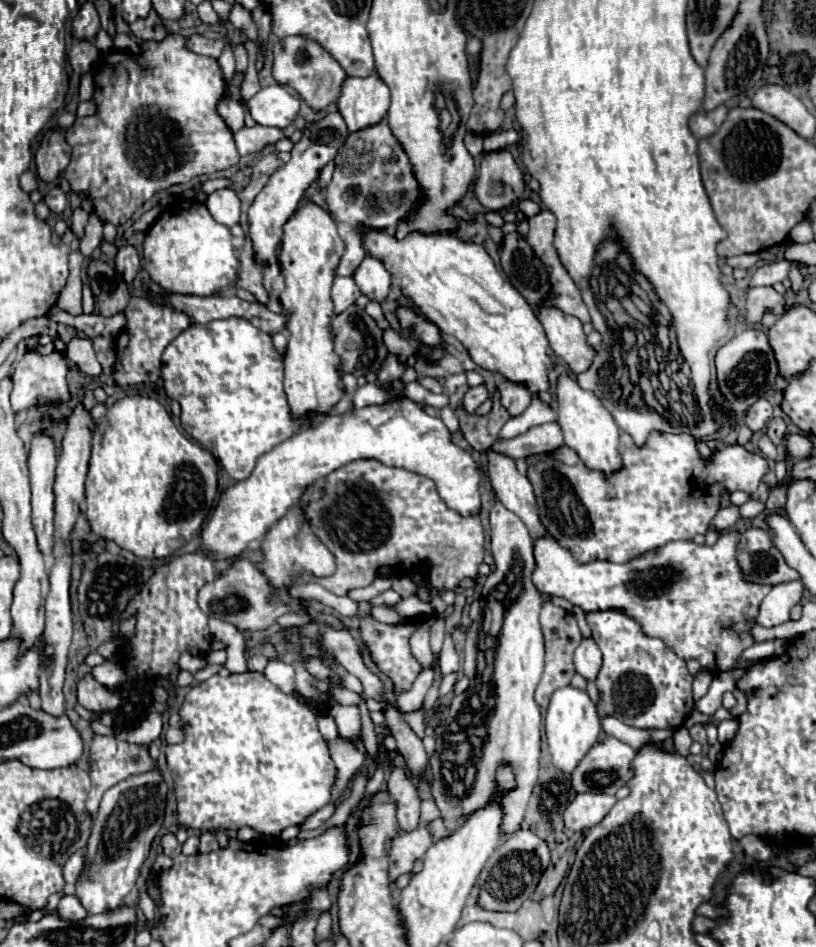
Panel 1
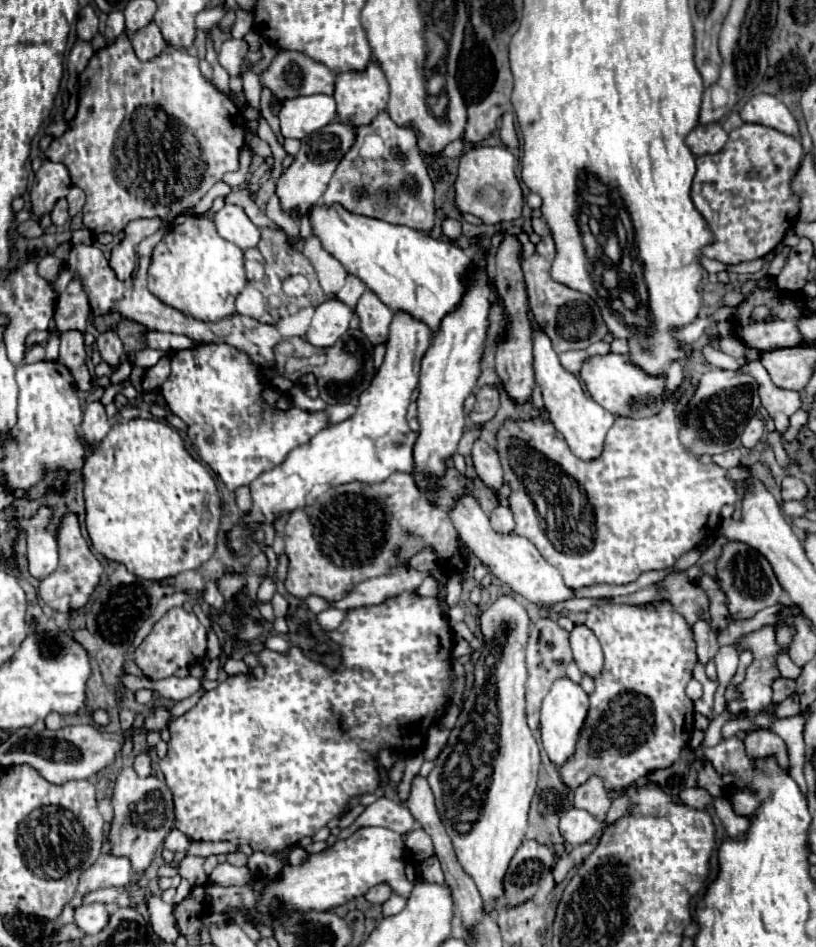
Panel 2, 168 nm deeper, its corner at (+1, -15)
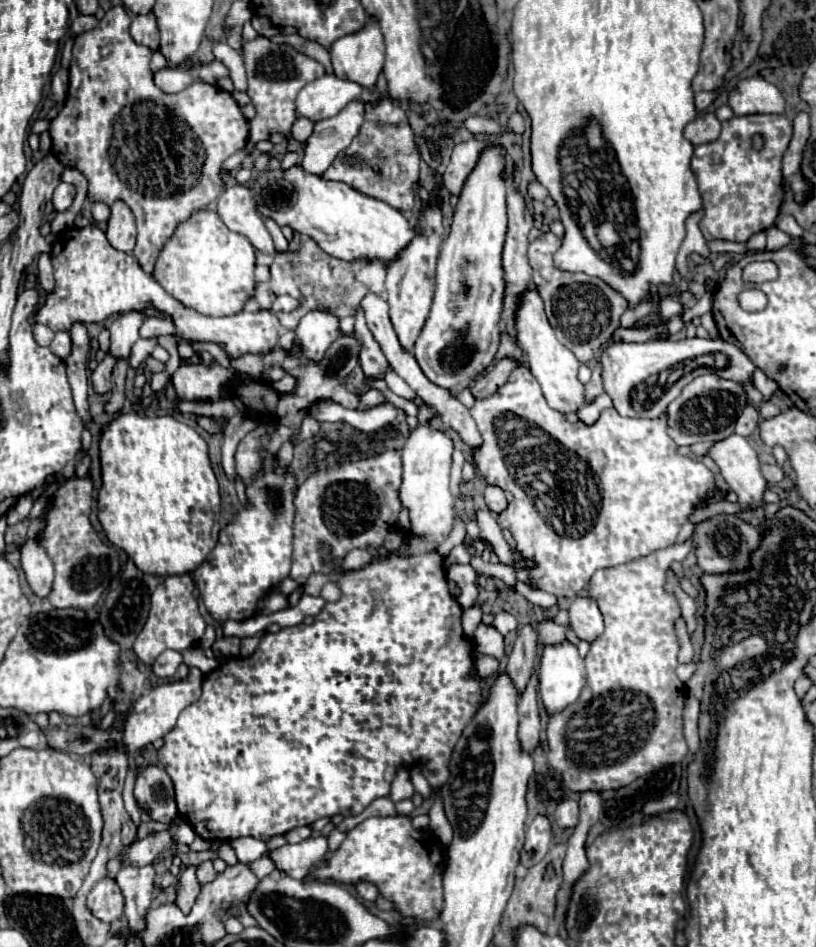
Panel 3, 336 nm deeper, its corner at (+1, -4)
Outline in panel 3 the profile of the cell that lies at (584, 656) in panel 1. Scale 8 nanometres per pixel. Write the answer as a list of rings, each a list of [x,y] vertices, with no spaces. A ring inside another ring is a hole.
[[[579,596],[569,606],[569,626],[579,640],[595,642],[603,632],[603,616],[593,600]]]

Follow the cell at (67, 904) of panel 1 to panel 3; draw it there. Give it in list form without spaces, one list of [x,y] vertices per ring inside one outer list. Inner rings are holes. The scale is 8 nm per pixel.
[[[103,878],[101,882],[97,882],[87,896],[87,908],[101,922],[113,924],[121,920],[123,918],[123,896],[115,880]]]

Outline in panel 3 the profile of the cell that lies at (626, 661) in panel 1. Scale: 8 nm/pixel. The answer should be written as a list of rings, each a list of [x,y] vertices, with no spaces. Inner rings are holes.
[[[687,538],[683,544],[673,544],[649,556],[593,574],[587,596],[597,602],[605,618],[605,632],[591,644],[585,658],[587,686],[583,688],[581,698],[577,704],[565,708],[565,712],[551,716],[547,726],[549,764],[565,778],[569,790],[619,790],[639,776],[645,776],[645,772],[667,764],[679,764],[687,756],[689,750],[683,736],[683,704],[687,688],[675,674],[675,668],[679,666],[679,638],[675,624],[681,618],[681,608],[677,598],[665,590],[665,576],[675,560],[685,560],[693,550],[695,542],[693,538]]]

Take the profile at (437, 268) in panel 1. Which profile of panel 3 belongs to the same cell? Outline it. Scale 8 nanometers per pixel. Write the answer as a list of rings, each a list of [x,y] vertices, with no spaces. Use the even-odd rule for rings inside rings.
[[[293,166],[287,172],[261,172],[251,190],[263,216],[273,218],[279,226],[291,226],[303,236],[313,238],[321,250],[341,260],[377,260],[391,264],[419,234],[393,206],[369,198],[347,184],[307,174],[299,166]]]

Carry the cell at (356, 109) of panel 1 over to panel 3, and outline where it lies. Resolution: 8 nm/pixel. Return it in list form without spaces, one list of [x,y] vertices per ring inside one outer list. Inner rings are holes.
[[[369,18],[363,30],[339,38],[331,46],[331,64],[337,78],[373,90],[385,64],[385,44],[377,22]]]

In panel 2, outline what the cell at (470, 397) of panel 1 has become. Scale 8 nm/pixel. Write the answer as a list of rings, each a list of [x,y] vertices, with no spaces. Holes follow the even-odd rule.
[[[485,385],[477,391],[477,403],[469,419],[473,423],[487,423],[495,417],[499,409],[499,391],[493,385]]]

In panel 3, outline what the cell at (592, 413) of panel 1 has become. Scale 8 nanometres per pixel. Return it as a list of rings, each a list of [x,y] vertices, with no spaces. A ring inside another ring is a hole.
[[[527,290],[525,296],[521,298],[521,304],[517,308],[517,342],[523,350],[523,362],[529,366],[531,374],[537,378],[541,384],[541,390],[549,402],[551,408],[555,408],[561,414],[577,414],[577,418],[583,424],[595,424],[599,414],[607,408],[611,408],[611,400],[607,394],[601,394],[593,400],[587,400],[585,396],[585,386],[577,378],[579,370],[579,360],[573,356],[571,350],[567,350],[555,336],[545,312],[543,312],[543,300],[537,296],[535,290]]]

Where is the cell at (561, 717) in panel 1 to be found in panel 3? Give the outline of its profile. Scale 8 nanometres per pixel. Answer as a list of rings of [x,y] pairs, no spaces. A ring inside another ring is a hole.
[[[565,642],[561,646],[543,648],[539,694],[549,716],[563,712],[579,700],[585,688],[585,676],[585,664],[577,654],[577,646]]]

